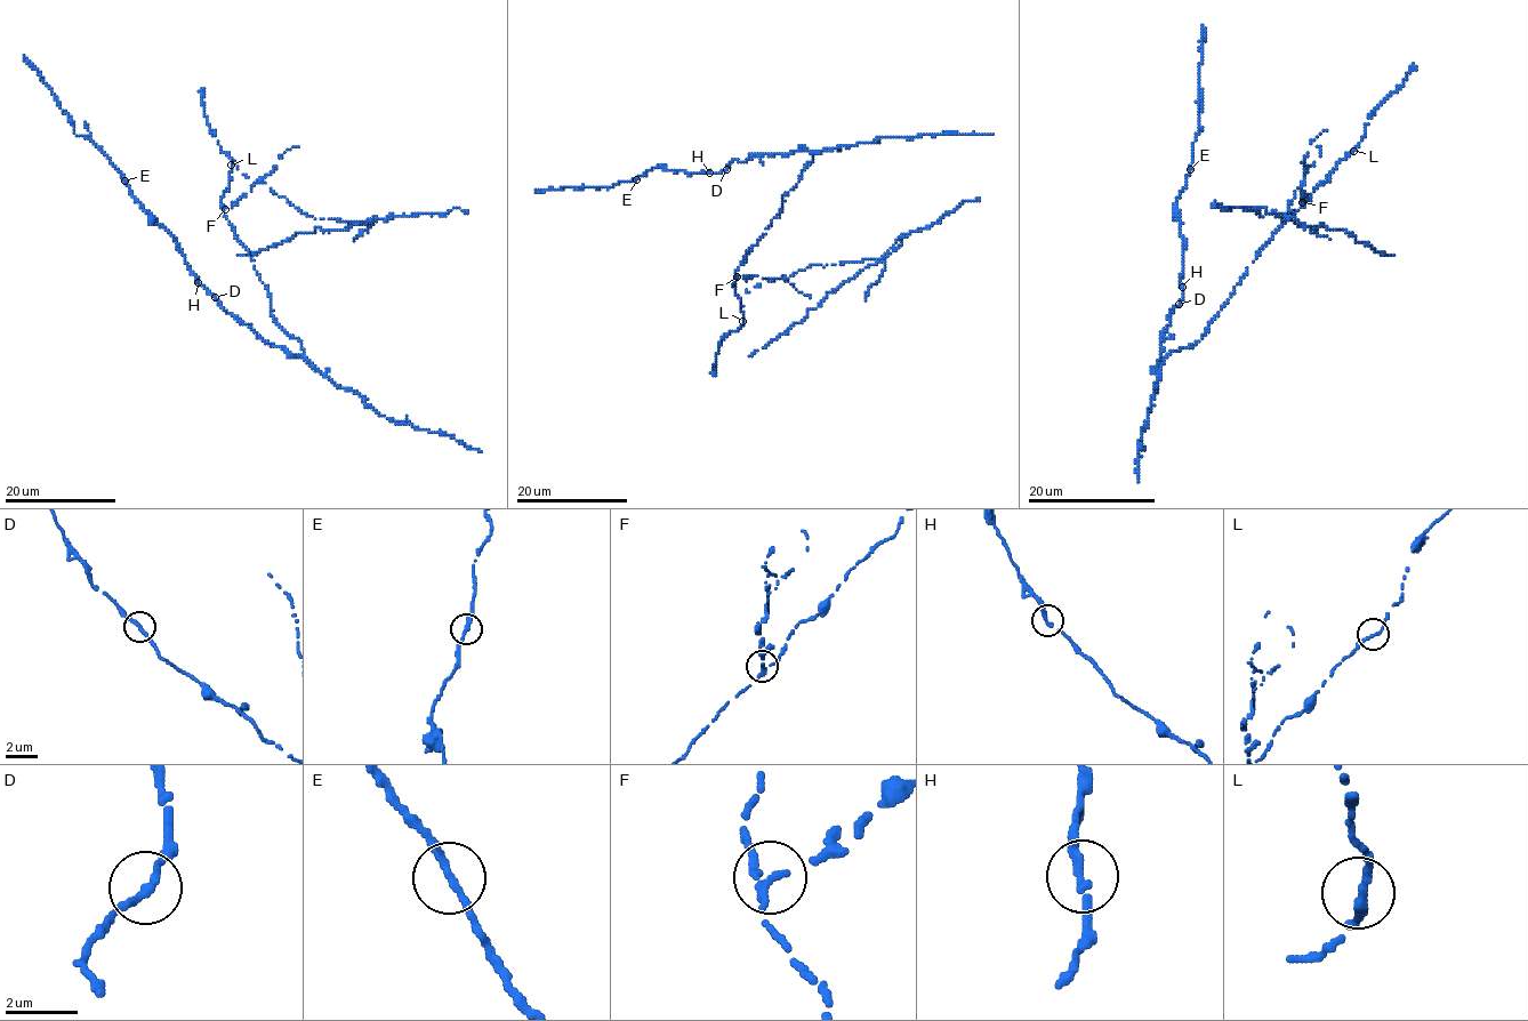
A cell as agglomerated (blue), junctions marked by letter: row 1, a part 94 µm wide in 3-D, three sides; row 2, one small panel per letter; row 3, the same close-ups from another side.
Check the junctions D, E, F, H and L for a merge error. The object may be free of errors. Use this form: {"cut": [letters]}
{"cut": ["F"]}

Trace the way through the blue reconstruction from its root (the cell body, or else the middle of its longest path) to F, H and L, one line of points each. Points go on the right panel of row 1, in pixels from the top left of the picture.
F: (1209, 324), (1261, 248), (1302, 207), (1302, 201)
H: (1209, 324), (1199, 340), (1174, 350), (1159, 374), (1157, 371), (1163, 358), (1163, 331), (1181, 303), (1182, 287)
L: (1209, 324), (1261, 248), (1353, 151)

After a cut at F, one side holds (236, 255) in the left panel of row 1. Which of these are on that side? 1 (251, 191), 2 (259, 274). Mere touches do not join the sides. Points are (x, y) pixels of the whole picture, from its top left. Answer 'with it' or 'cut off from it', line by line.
1: with it
2: cut off from it

